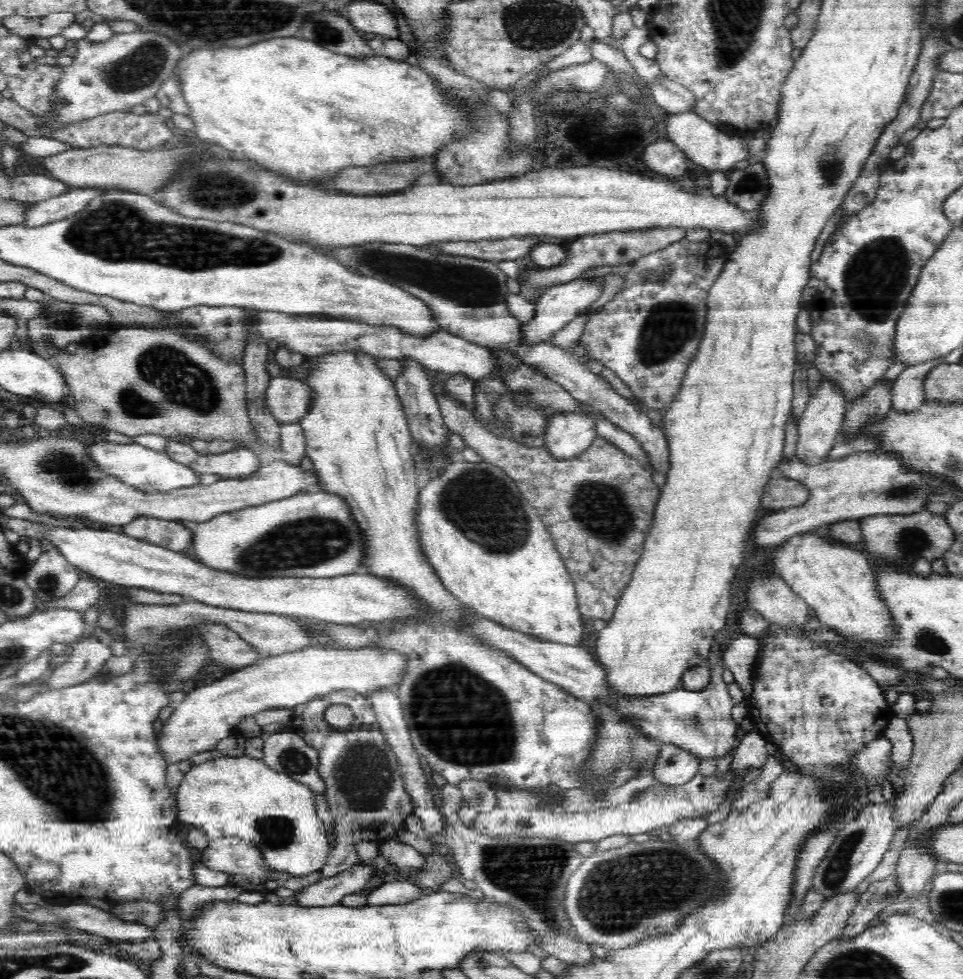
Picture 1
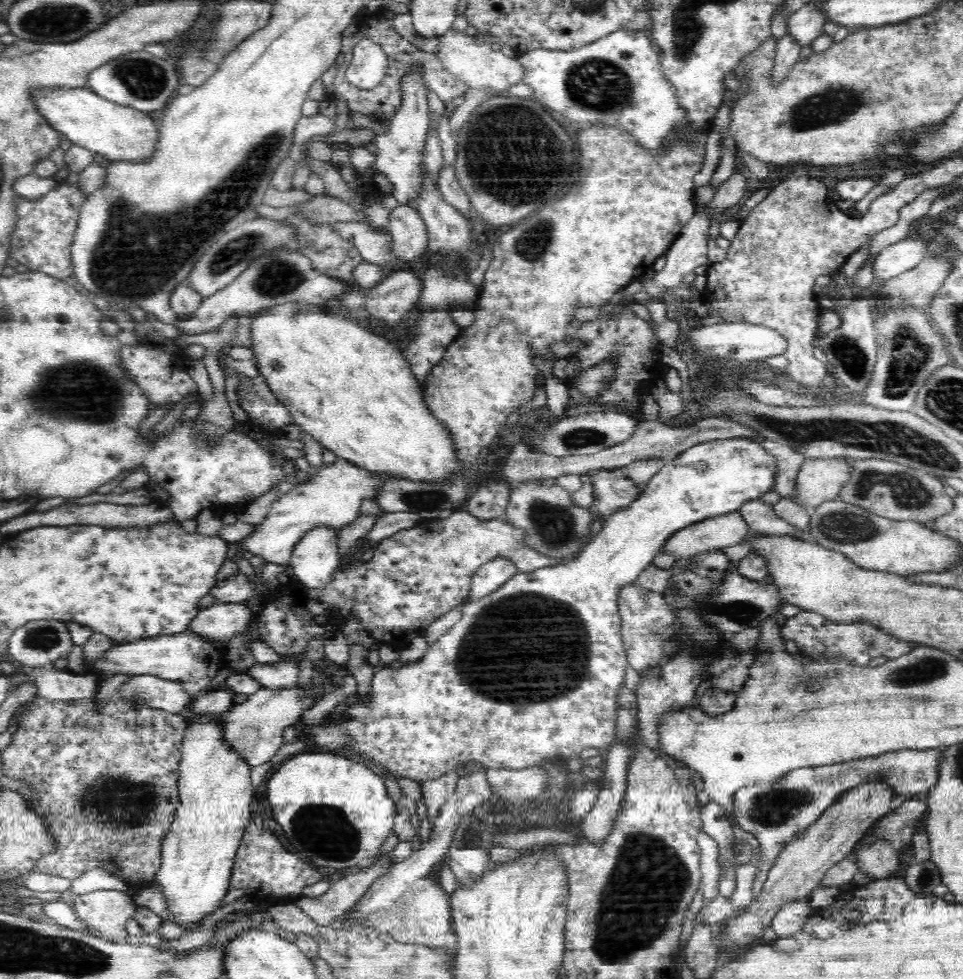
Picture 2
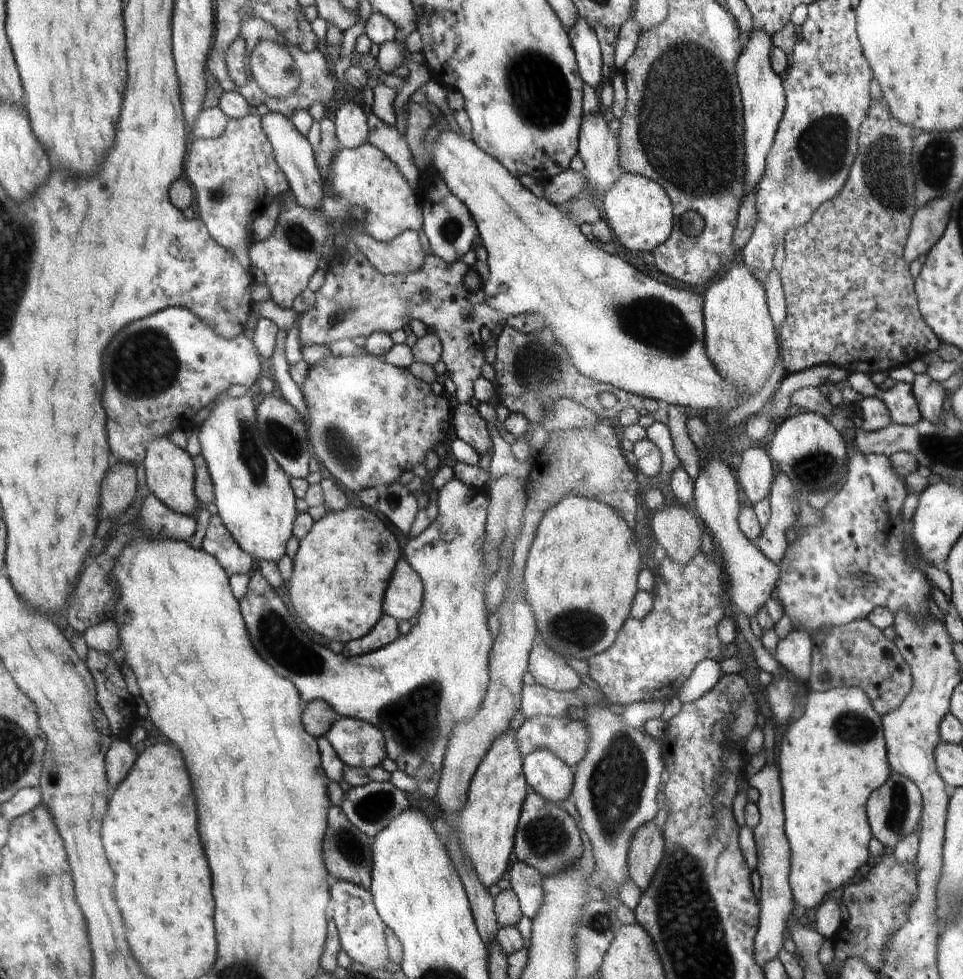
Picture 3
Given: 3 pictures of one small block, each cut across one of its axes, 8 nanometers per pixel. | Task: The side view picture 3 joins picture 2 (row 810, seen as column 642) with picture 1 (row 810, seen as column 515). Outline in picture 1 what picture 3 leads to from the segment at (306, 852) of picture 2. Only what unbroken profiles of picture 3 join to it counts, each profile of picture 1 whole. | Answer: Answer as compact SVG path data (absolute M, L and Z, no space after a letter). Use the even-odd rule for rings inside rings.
M215 756L198 765L191 765L185 773L175 794L177 822L188 824L204 830L208 840L224 839L236 836L242 840L250 840L260 849L269 868L274 872L284 872L290 876L308 876L320 871L326 864L330 848L329 838L317 815L314 792L305 784L292 780L266 766L263 760L246 756Z

